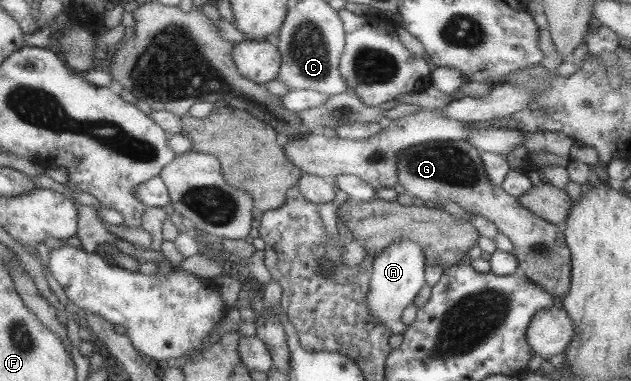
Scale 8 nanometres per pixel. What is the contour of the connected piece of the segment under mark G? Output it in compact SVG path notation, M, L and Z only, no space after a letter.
M437 140L427 141L427 143L417 143L413 145L413 147L407 147L405 151L401 151L401 153L397 155L397 161L399 179L398 184L404 186L406 193L410 194L416 200L416 202L431 204L435 203L435 201L438 201L438 203L444 204L446 202L453 201L453 203L457 203L457 205L460 205L467 212L481 214L484 218L490 219L491 222L495 223L495 225L498 227L499 231L503 232L503 234L507 235L507 237L511 240L511 243L513 244L513 247L515 249L515 255L517 258L518 269L520 273L523 273L523 275L527 276L527 278L529 278L532 282L535 282L535 284L543 287L543 289L547 290L547 292L549 292L552 296L563 298L565 294L569 291L571 285L572 255L569 246L567 245L564 231L561 231L557 224L549 223L546 219L535 215L532 211L529 211L526 207L523 207L523 205L521 205L521 202L518 200L518 197L508 194L502 187L500 187L500 185L494 185L487 176L484 161L481 160L480 150L471 145L470 142L466 142L464 140Z

